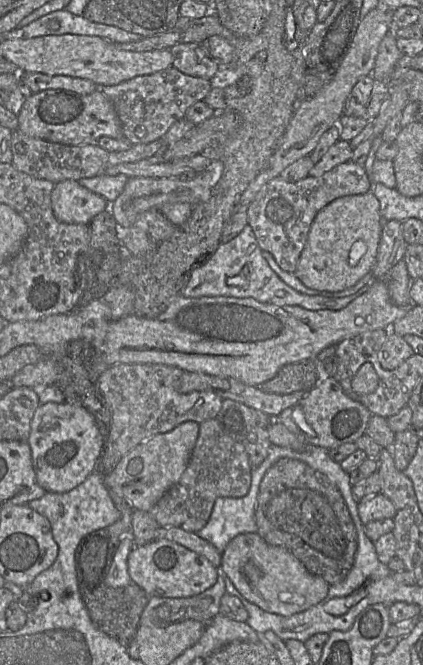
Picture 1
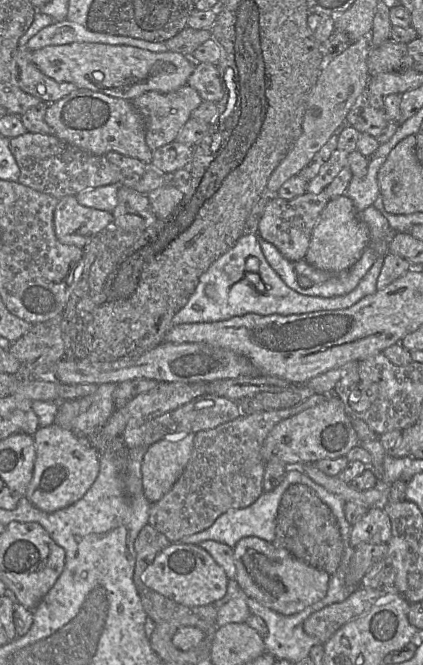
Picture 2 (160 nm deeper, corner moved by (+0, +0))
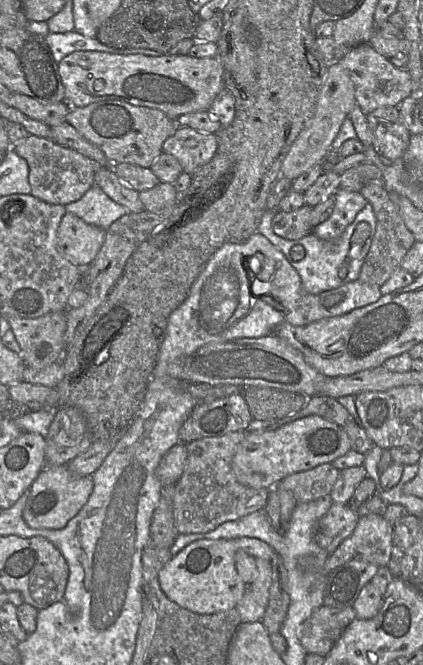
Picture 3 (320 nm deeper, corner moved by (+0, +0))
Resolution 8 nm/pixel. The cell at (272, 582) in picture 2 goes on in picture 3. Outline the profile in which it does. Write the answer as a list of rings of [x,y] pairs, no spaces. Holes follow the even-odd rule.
[[[256,538],[196,540],[173,556],[160,570],[160,587],[171,601],[197,614],[210,615],[233,609],[242,599],[248,585],[236,570],[235,554],[239,550],[255,559],[269,562],[277,555],[270,545]]]

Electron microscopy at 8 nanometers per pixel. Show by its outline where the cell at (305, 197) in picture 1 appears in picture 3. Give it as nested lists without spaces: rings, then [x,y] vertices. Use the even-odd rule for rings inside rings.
[[[303,205],[301,208],[285,212],[279,210],[272,219],[272,228],[274,232],[288,240],[298,240],[311,233],[313,227],[311,225],[311,214],[313,207]]]

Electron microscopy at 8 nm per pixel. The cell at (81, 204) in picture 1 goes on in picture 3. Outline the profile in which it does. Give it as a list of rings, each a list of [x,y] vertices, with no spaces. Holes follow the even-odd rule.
[[[66,212],[57,229],[56,248],[72,264],[87,268],[102,247],[104,239],[105,230]]]

